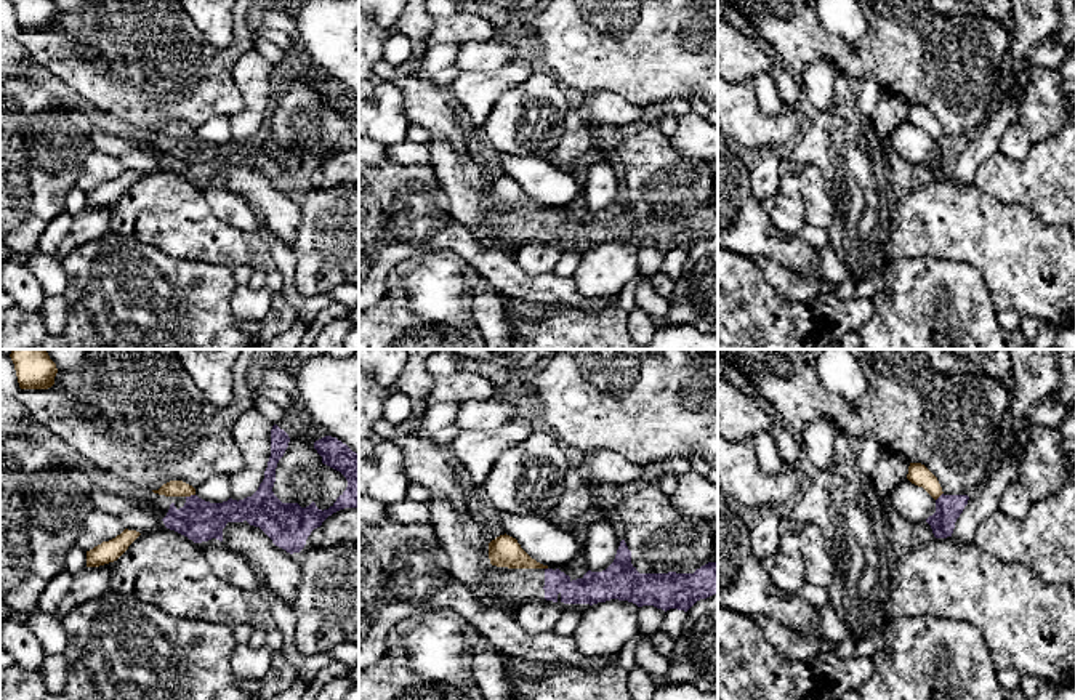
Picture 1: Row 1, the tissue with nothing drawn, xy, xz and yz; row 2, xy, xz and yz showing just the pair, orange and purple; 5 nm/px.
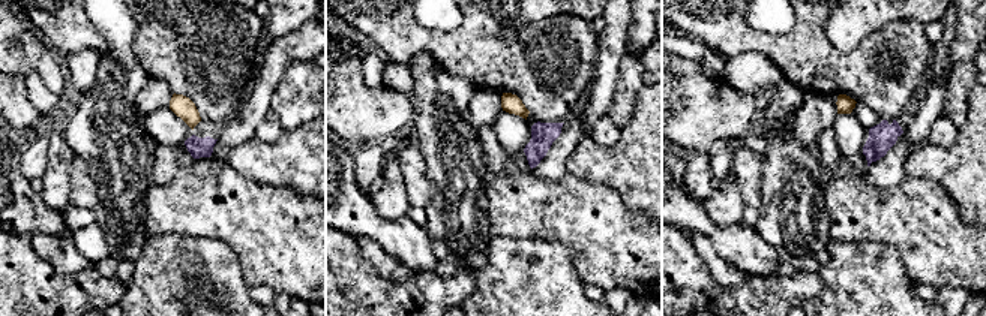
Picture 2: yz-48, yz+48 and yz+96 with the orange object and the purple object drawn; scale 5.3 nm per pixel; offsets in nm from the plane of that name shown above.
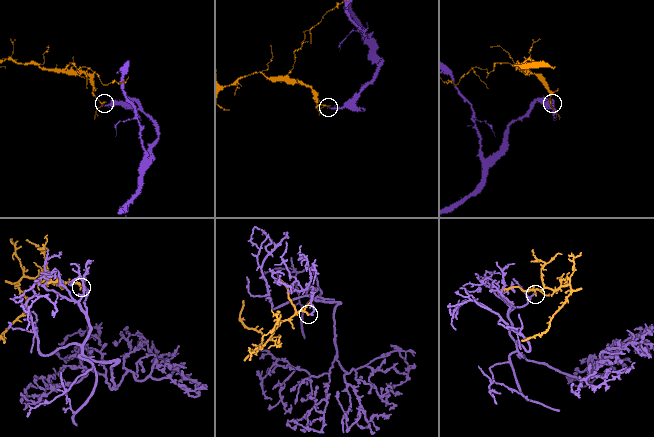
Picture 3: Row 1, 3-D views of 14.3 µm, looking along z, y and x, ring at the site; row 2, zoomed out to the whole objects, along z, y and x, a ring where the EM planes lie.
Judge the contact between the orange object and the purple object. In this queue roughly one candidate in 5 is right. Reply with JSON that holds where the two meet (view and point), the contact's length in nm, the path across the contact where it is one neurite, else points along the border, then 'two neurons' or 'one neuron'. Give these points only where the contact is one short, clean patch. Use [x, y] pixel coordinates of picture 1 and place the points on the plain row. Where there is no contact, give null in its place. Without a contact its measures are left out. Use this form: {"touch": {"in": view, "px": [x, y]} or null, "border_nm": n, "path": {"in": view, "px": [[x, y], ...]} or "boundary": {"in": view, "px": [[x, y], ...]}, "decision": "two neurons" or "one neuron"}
{"touch": {"in": "xy", "px": [189, 136]}, "border_nm": 50, "boundary": {"in": "xy", "px": [[194, 135], [186, 138]]}, "decision": "two neurons"}

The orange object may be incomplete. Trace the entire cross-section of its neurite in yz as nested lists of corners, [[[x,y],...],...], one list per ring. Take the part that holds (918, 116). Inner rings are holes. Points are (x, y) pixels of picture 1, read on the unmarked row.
[[[910,104],[907,120],[923,128],[934,141],[944,135],[937,119],[921,104]]]

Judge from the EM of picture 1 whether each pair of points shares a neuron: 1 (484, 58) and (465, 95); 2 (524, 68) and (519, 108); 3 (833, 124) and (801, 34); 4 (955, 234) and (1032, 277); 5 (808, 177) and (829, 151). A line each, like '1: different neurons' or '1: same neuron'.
1: different neurons
2: different neurons
3: different neurons
4: same neuron
5: different neurons

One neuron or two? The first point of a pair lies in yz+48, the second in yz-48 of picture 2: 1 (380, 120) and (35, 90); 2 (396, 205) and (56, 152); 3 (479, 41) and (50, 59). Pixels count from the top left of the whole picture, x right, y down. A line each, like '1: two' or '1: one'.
1: two
2: one
3: two

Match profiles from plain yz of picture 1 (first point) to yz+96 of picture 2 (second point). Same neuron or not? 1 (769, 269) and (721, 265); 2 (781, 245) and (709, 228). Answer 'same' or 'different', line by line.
1: same
2: same

